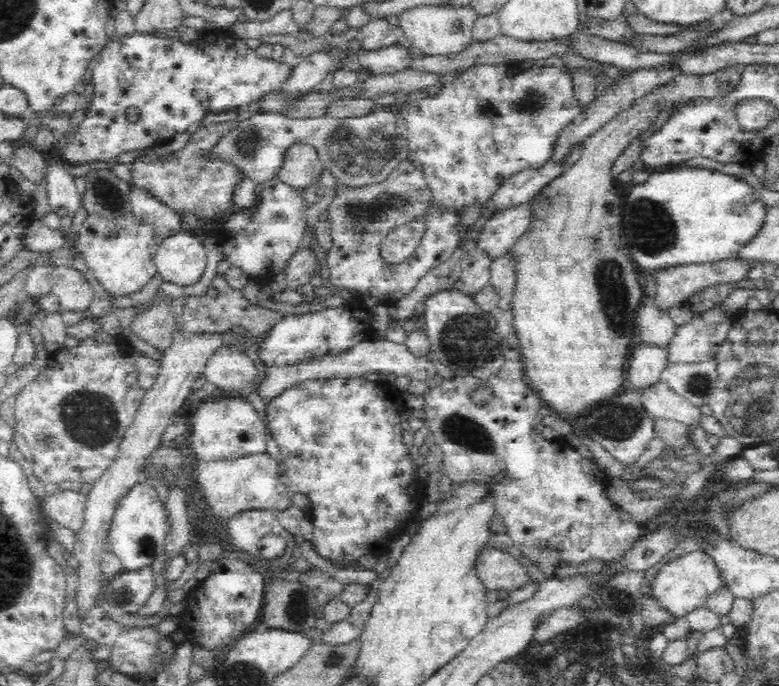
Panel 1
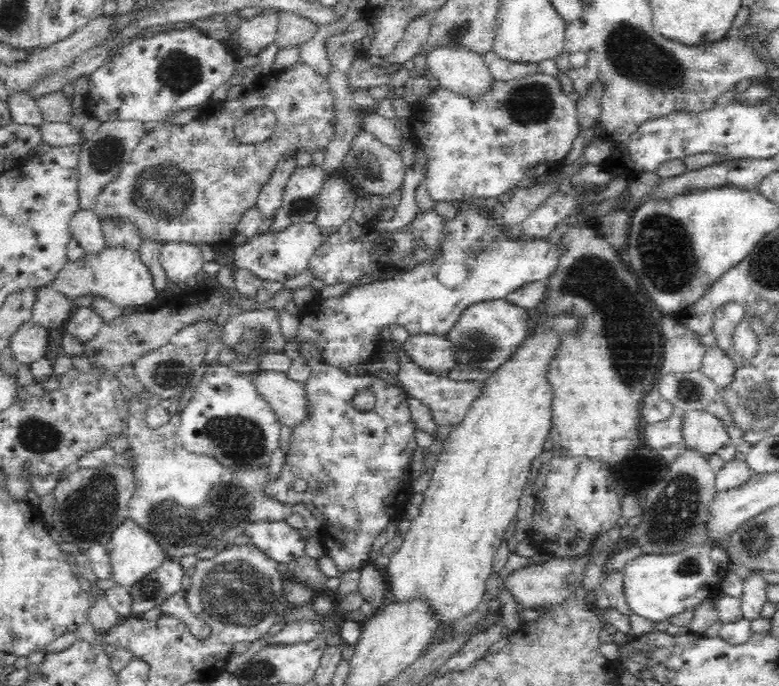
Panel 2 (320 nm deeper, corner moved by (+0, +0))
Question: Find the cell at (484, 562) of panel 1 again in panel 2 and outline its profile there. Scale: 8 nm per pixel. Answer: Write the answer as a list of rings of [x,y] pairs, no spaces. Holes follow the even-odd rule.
[[[575,558],[572,561],[558,561],[551,559],[542,562],[542,564],[530,564],[516,568],[512,572],[508,572],[502,578],[500,590],[508,592],[512,596],[512,600],[522,609],[541,609],[546,607],[559,607],[568,600],[570,596],[576,594],[581,589],[584,571],[588,566],[588,558]]]

